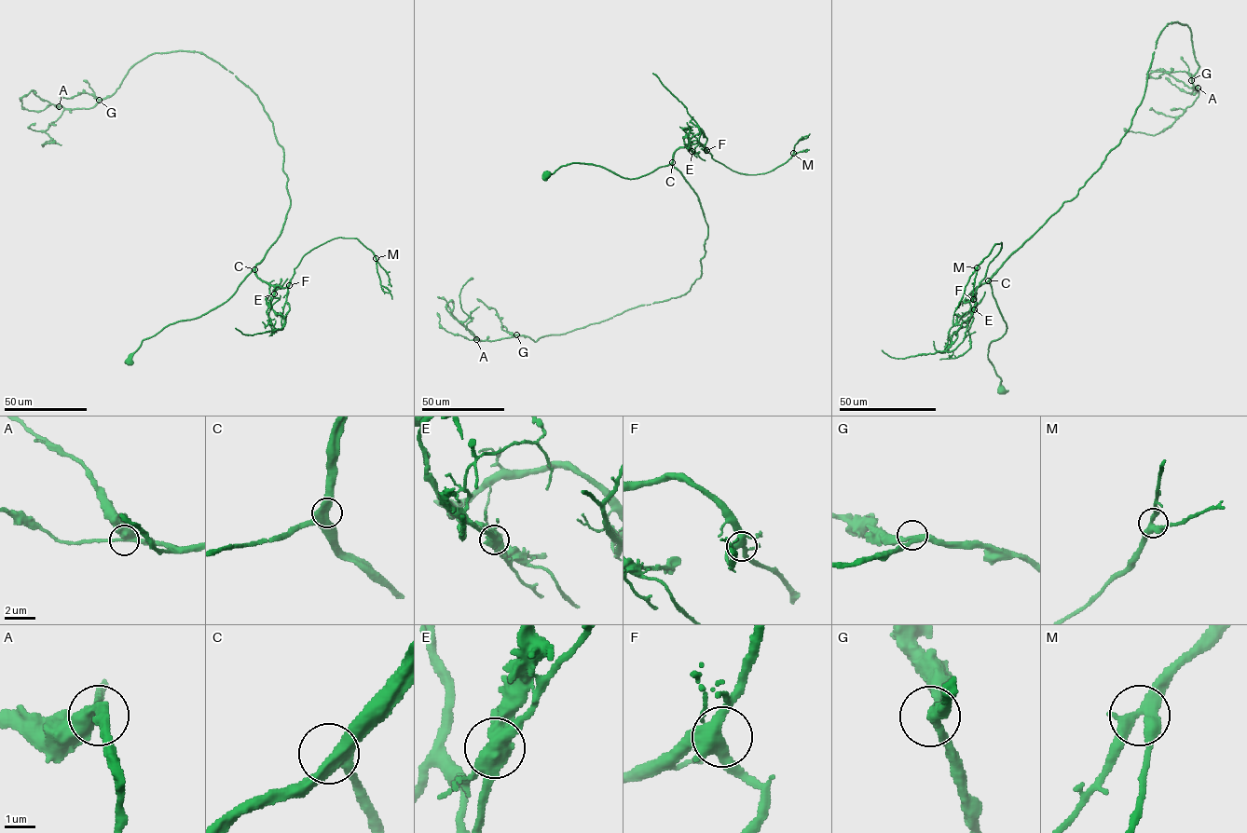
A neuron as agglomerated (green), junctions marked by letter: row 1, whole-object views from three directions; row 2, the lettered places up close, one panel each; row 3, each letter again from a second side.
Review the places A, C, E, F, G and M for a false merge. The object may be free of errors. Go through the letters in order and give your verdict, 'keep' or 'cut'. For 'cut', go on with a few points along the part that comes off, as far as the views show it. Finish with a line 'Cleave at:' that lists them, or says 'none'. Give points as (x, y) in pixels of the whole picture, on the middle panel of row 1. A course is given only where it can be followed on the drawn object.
A: keep
C: keep
E: cut; course (692, 151), (687, 145), (693, 135), (701, 132), (698, 125), (687, 108), (652, 73)
F: keep
G: keep
M: keep
Cleave at: E

